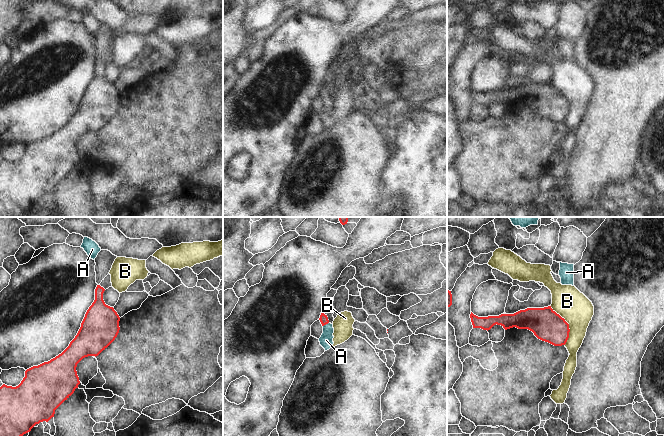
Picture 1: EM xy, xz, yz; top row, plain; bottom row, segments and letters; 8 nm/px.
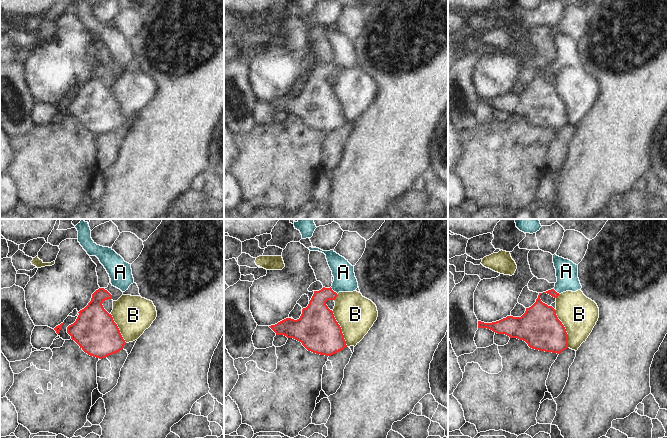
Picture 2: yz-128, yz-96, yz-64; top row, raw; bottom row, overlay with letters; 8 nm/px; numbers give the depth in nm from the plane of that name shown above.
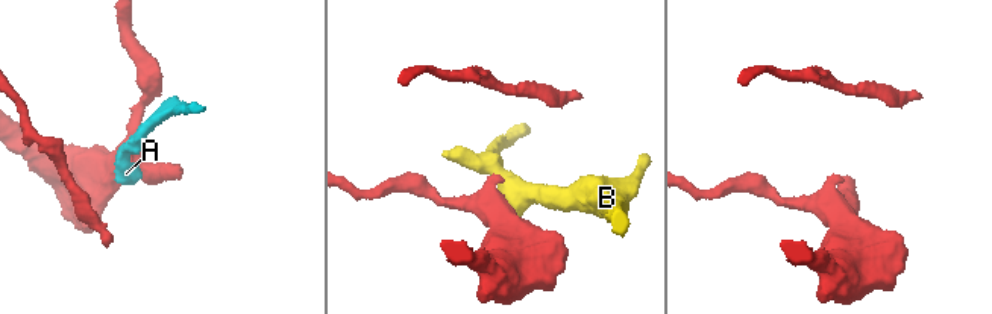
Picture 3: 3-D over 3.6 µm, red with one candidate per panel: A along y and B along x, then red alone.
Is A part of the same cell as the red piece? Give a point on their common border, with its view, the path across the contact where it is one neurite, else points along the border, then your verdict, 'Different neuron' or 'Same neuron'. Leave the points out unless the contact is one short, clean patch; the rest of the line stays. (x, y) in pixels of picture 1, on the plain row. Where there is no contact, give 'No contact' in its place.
Touches red at xz (325, 100). Path across: xz (323, 94), (325, 100), (326, 116). Same neuron

